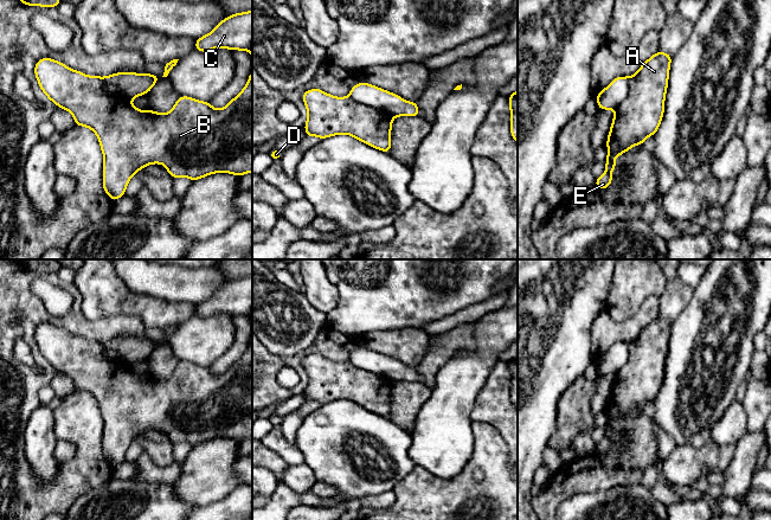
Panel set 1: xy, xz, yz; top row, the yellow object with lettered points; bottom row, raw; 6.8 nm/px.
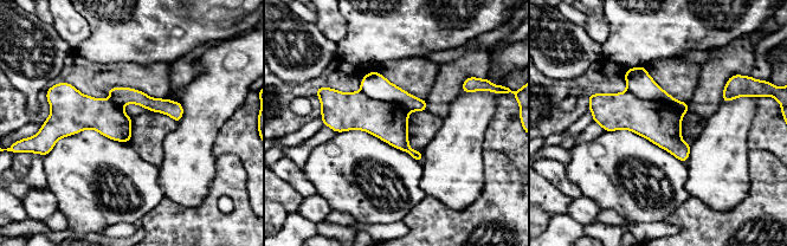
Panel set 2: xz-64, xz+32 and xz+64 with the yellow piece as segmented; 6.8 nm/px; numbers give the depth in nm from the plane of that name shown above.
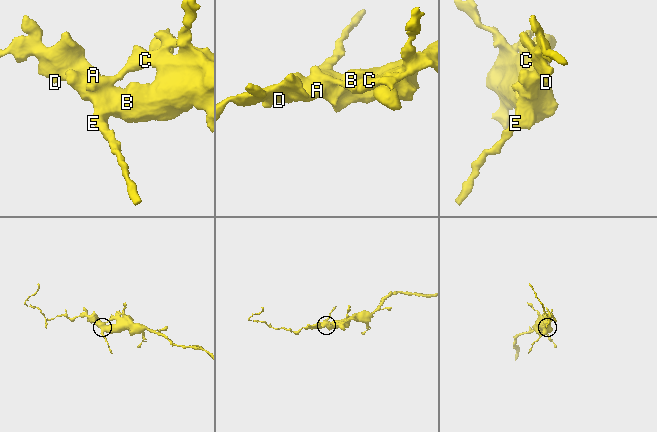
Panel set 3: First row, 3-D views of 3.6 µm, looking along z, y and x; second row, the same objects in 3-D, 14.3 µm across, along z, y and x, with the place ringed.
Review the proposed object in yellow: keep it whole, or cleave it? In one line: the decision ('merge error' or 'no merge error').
merge error

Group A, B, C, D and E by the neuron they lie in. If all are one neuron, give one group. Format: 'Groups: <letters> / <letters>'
Groups: A B D E / C

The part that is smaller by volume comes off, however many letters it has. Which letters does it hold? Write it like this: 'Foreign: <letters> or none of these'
Foreign: C

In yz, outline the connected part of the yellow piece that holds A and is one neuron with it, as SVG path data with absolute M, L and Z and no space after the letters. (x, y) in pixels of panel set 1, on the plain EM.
M657 316L642 329L634 341L629 342L629 359L615 377L615 383L606 405L606 435L603 441L596 444L597 455L604 455L611 450L611 438L617 431L613 424L617 421L624 419L636 410L643 410L648 402L653 402L657 397L664 378L664 362L668 353L670 328L670 320Z

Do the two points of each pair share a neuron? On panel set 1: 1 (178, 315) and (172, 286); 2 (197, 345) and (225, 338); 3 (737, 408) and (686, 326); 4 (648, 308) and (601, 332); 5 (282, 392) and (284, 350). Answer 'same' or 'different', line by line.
1: different
2: same
3: different
4: same
5: different

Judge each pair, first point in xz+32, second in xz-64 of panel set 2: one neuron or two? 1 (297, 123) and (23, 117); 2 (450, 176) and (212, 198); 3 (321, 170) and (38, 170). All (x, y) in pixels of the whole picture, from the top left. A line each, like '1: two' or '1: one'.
1: one
2: two
3: two

